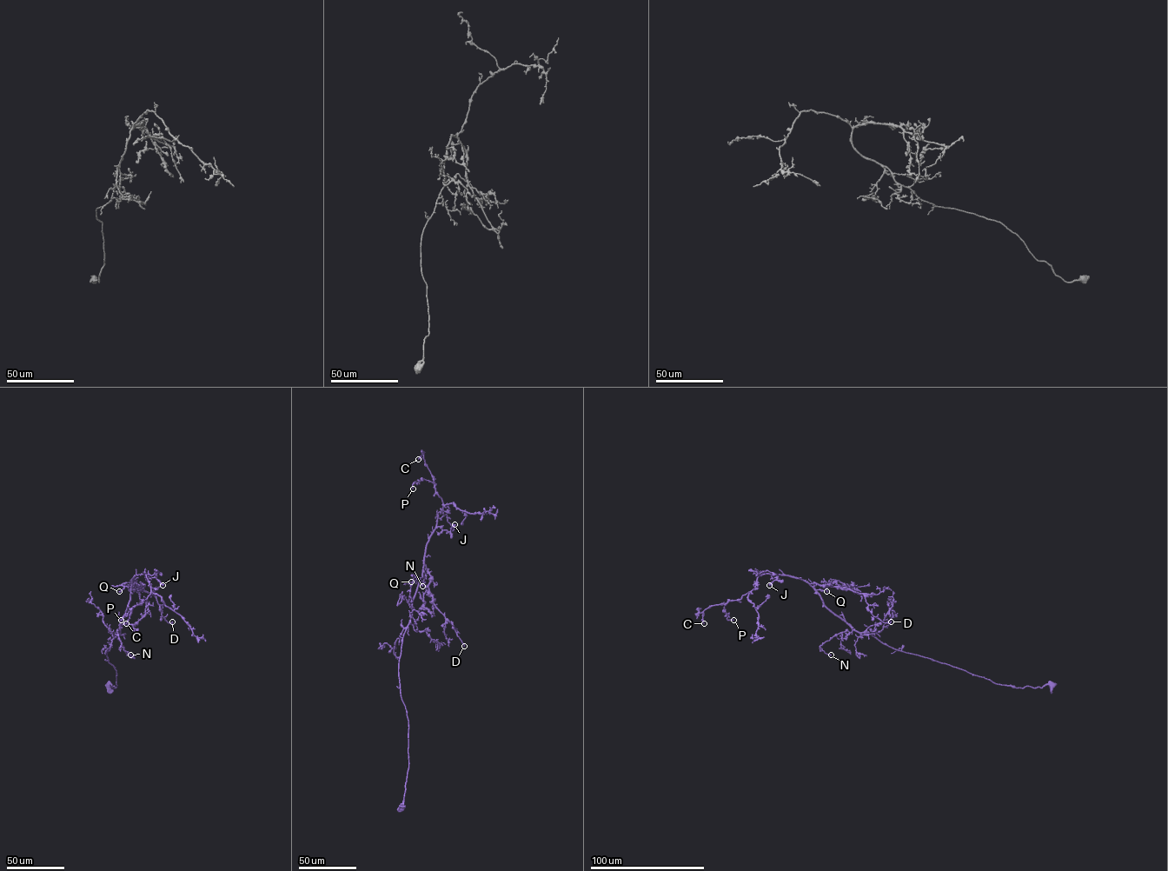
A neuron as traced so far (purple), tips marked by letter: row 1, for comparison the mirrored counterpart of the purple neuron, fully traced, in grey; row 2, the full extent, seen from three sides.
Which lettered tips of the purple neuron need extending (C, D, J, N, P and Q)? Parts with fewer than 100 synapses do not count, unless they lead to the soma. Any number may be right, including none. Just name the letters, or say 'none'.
none

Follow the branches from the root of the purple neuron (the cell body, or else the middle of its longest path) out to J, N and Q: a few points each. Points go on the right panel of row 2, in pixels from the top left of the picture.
J: (1051, 686), (998, 684), (898, 650), (854, 630), (806, 581), (773, 574), (776, 579), (769, 585)
N: (1051, 686), (996, 684), (853, 629), (835, 634), (819, 646), (831, 654)
Q: (1051, 686), (998, 684), (894, 649), (854, 630), (835, 615), (814, 582), (832, 586), (825, 587), (826, 591)

